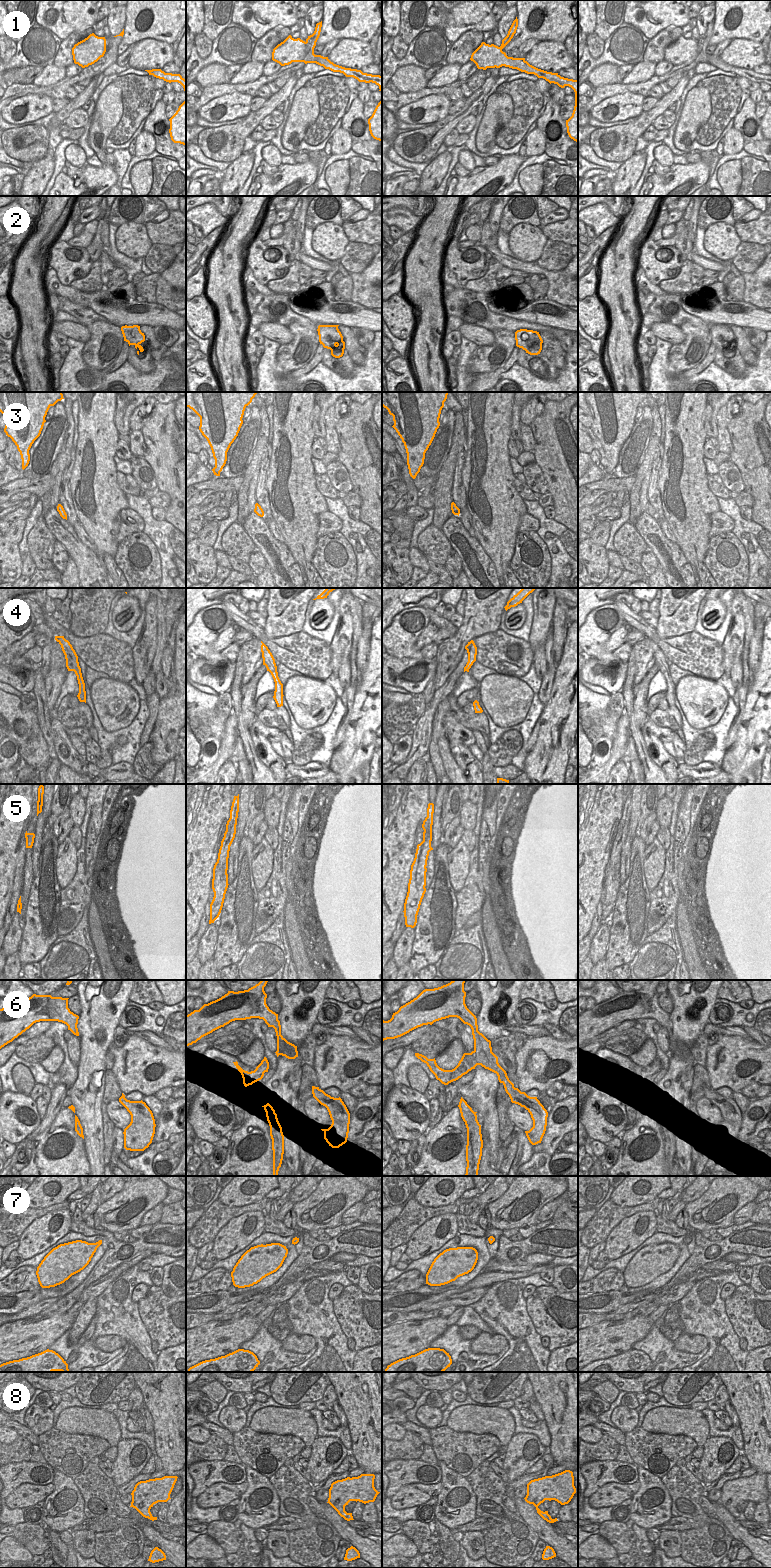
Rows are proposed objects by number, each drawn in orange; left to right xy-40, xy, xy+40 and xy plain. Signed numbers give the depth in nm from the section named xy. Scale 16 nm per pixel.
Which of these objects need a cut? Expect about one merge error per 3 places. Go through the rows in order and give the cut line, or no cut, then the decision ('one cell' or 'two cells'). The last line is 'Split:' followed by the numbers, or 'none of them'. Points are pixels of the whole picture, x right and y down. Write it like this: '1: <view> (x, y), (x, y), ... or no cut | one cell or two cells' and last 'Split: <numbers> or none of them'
1: xy (305, 42), (305, 49), (313, 52) | two cells
2: no cut | one cell
3: no cut | one cell
4: xy+40 (468, 669), (465, 670) | two cells
5: no cut | one cell
6: xy+40 (474, 1049), (476, 1060), (480, 1064) | two cells
7: no cut | one cell
8: no cut | one cell
Split: 1, 4, 6

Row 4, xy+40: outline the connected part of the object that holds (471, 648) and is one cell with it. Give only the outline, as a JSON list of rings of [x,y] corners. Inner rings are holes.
[[[473,640],[468,642],[468,644],[465,646],[465,649],[467,650],[468,653],[468,662],[464,667],[464,672],[471,668],[473,663],[476,661],[476,655],[477,655],[477,647]]]

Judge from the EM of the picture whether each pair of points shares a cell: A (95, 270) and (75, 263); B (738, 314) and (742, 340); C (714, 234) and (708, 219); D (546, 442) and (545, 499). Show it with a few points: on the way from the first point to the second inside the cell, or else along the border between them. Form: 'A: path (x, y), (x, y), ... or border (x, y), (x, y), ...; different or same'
A: border (93, 262), (85, 276), (74, 279), (71, 282); different
B: border (731, 324), (743, 328); different
C: border (733, 225), (714, 222), (706, 229); different
D: border (547, 491), (551, 495), (553, 505); different

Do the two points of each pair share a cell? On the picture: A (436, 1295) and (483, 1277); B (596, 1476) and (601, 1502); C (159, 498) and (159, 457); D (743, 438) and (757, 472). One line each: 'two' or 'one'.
A: one
B: two
C: two
D: one

